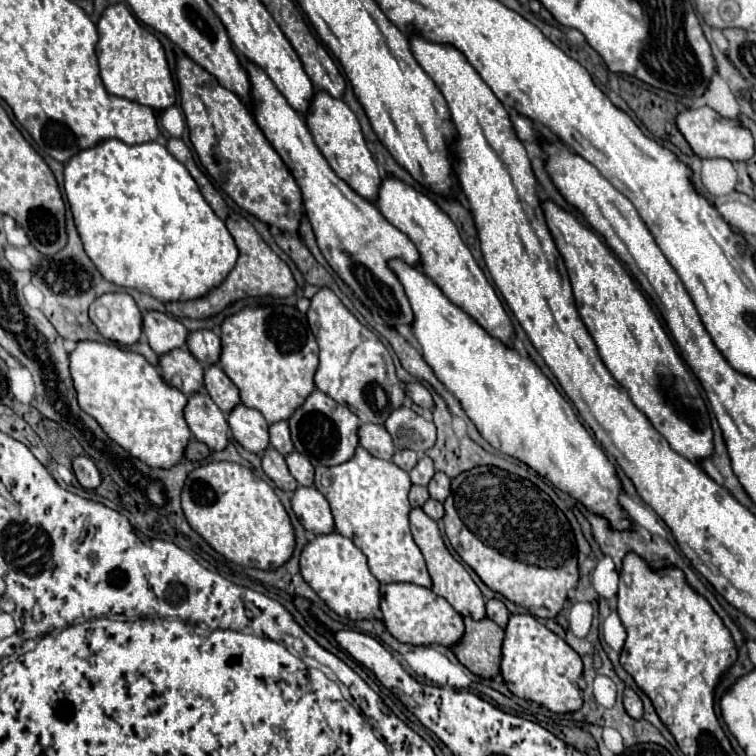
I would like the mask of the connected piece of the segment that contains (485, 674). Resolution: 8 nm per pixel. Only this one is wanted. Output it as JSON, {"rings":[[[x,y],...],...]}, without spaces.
{"rings":[[[465,618],[465,634],[457,644],[451,646],[451,650],[457,660],[473,674],[481,678],[491,678],[499,674],[503,634],[503,628],[489,618]]]}

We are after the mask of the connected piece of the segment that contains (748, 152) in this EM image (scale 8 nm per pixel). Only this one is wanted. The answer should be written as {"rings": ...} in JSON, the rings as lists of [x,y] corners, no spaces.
{"rings":[[[709,106],[695,108],[695,110],[683,110],[677,116],[675,124],[679,132],[683,134],[683,138],[689,142],[691,150],[699,158],[727,158],[735,162],[735,160],[749,160],[753,156],[753,138],[749,130],[745,130],[743,126],[731,120],[725,120],[723,116],[717,116],[717,112],[713,112]]]}

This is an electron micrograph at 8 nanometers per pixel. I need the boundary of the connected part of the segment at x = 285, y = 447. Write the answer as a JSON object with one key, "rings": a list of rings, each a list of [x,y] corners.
{"rings":[[[275,422],[275,424],[271,424],[271,426],[269,426],[269,438],[271,438],[271,446],[273,446],[277,452],[281,452],[283,456],[293,450],[287,422]]]}

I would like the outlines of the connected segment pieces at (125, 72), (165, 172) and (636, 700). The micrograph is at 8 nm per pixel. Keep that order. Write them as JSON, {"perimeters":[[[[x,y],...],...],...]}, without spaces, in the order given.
{"perimeters":[[[[125,4],[109,6],[103,12],[97,30],[99,42],[95,46],[95,52],[101,66],[101,80],[109,94],[127,98],[153,110],[165,110],[175,104],[175,84],[167,66],[163,46],[135,20]]],[[[117,138],[103,140],[87,150],[77,152],[75,156],[71,156],[65,164],[63,176],[65,176],[67,202],[69,202],[77,232],[85,244],[85,252],[89,252],[89,258],[93,260],[93,264],[97,264],[97,270],[101,272],[101,276],[105,276],[105,280],[109,280],[111,284],[117,284],[123,288],[135,288],[165,304],[169,300],[185,300],[185,296],[201,296],[201,292],[205,292],[205,288],[213,288],[213,284],[217,284],[217,280],[221,280],[221,276],[227,276],[231,272],[233,264],[237,262],[237,248],[233,248],[233,236],[225,228],[225,222],[209,208],[209,204],[201,196],[201,192],[199,192],[195,180],[191,178],[191,174],[187,172],[187,168],[169,154],[169,150],[165,148],[163,142],[151,140],[151,142],[127,146],[125,142],[121,142]]],[[[625,688],[625,692],[623,692],[623,706],[625,706],[625,712],[627,712],[631,718],[641,718],[641,716],[643,716],[641,698],[639,698],[631,688]]]]}

